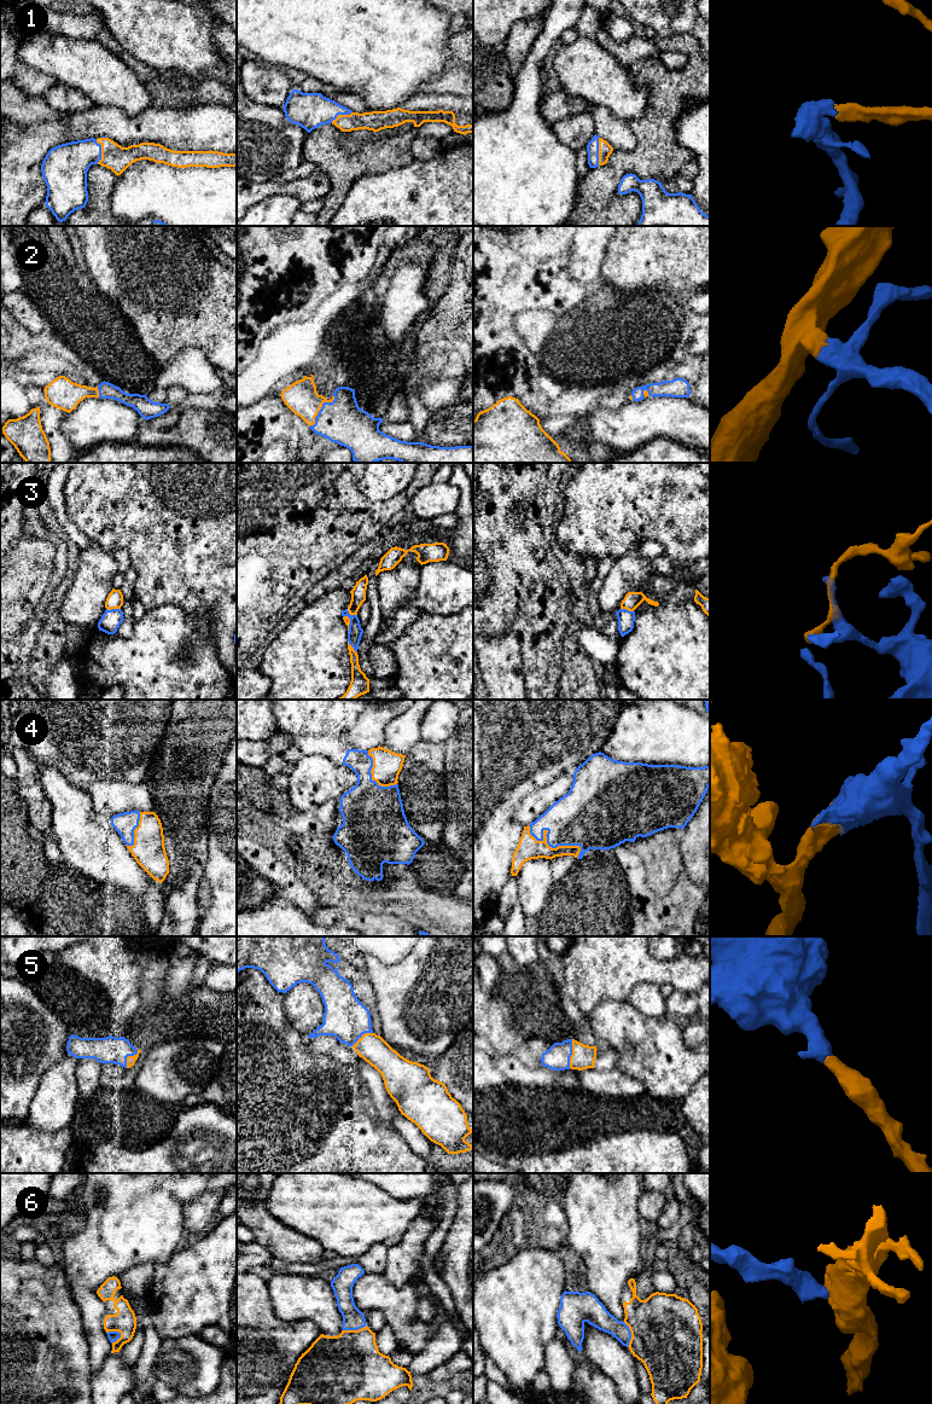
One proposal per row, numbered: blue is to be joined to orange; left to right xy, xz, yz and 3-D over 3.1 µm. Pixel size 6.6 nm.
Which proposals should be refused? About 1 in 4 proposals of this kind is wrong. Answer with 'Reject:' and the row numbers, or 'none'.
Reject: 3

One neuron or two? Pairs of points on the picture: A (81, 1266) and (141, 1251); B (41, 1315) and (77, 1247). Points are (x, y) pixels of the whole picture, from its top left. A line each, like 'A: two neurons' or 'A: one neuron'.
A: one neuron
B: two neurons

